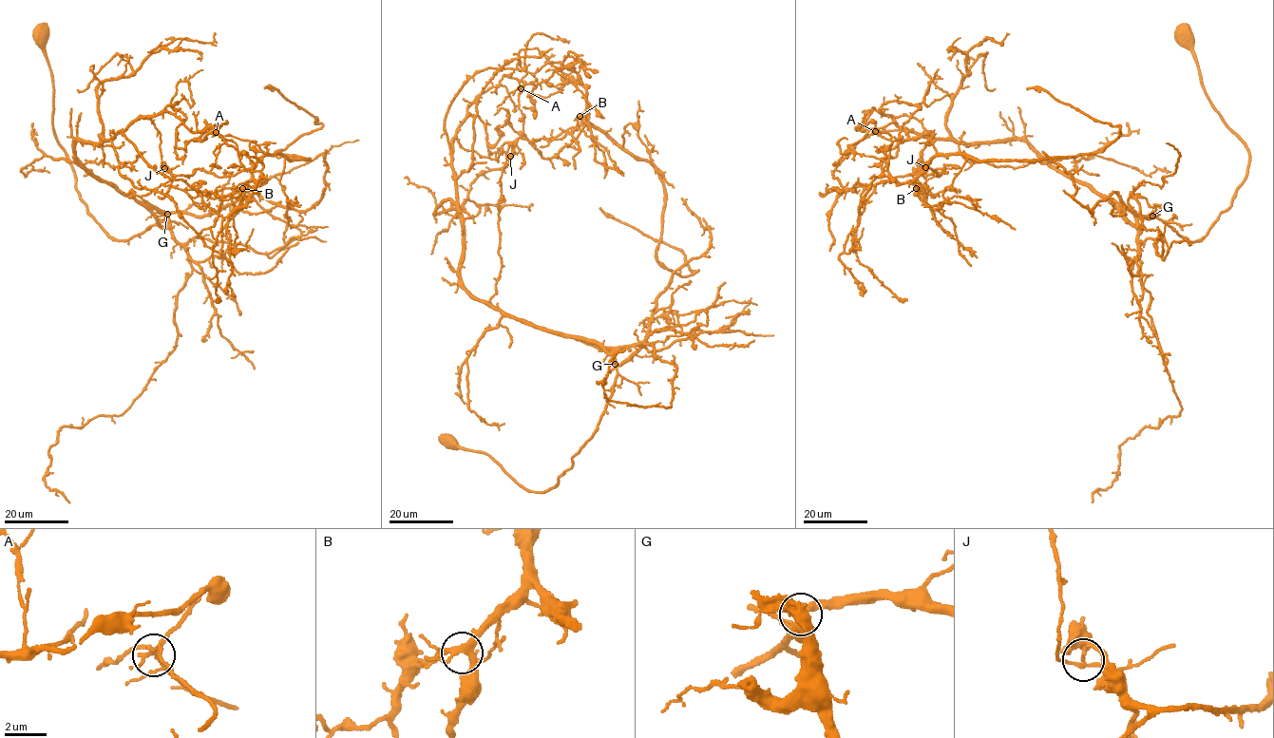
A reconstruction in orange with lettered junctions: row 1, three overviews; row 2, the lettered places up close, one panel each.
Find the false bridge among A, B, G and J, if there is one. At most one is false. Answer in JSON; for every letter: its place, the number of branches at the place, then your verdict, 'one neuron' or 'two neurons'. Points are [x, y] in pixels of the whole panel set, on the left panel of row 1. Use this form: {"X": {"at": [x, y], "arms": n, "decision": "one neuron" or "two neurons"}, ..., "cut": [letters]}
{"A": {"at": [216, 132], "arms": 6, "decision": "one neuron"}, "B": {"at": [242, 188], "arms": 4, "decision": "one neuron"}, "G": {"at": [167, 214], "arms": 4, "decision": "one neuron"}, "J": {"at": [164, 168], "arms": 4, "decision": "two neurons"}, "cut": ["J"]}

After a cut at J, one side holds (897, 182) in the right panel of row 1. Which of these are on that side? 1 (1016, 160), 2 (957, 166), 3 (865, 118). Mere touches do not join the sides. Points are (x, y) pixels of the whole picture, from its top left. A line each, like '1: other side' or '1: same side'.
1: same side
2: same side
3: other side

